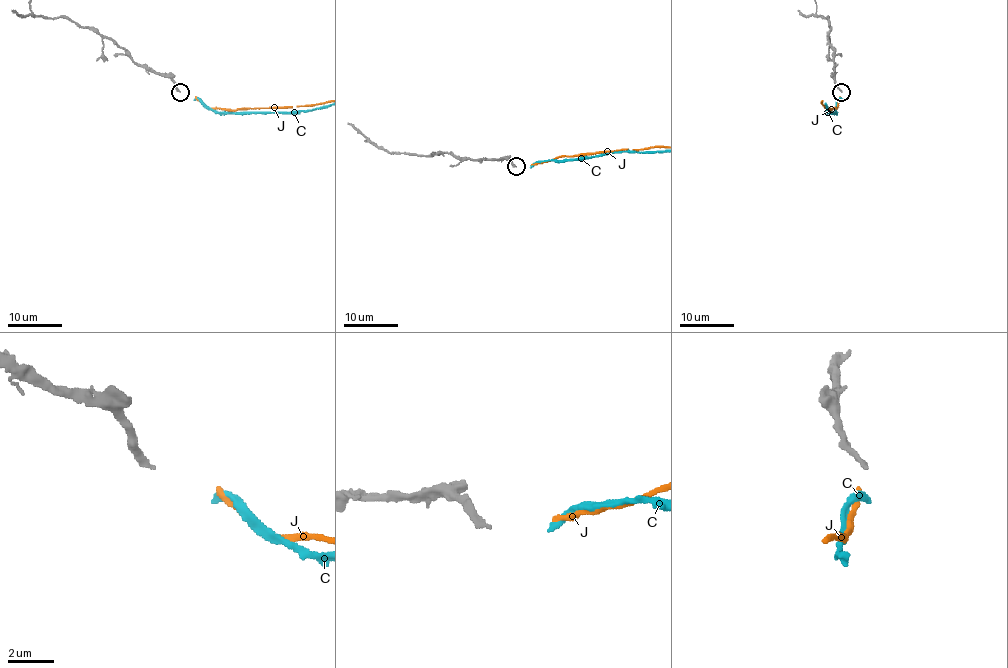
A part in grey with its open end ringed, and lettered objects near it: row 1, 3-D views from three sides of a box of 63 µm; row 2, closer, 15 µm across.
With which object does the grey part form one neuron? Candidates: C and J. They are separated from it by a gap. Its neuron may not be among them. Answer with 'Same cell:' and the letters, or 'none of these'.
Same cell: C

